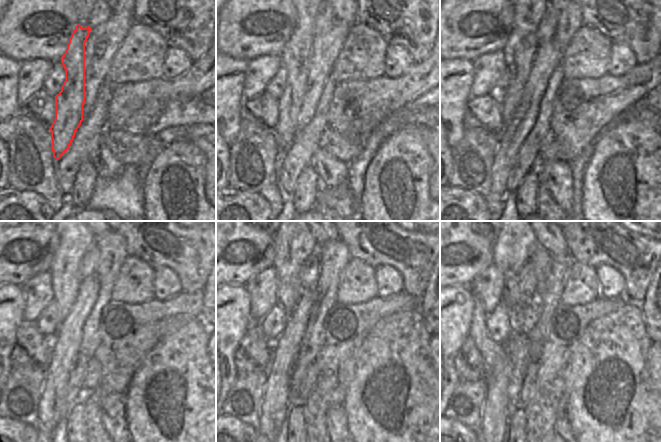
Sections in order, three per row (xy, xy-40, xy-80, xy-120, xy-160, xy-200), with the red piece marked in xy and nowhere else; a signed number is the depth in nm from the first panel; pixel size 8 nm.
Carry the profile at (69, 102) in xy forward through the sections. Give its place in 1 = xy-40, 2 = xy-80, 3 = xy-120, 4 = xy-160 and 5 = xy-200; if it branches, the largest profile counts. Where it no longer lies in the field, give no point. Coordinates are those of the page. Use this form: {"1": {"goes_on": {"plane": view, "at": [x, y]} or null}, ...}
{"1": {"goes_on": {"plane": "xy-40", "at": [295, 56]}}, "2": {"goes_on": {"plane": "xy-80", "at": [521, 46]}}, "3": {"goes_on": {"plane": "xy-120", "at": [65, 279]}}, "4": {"goes_on": {"plane": "xy-160", "at": [287, 262]}}, "5": {"goes_on": {"plane": "xy-200", "at": [509, 260]}}}

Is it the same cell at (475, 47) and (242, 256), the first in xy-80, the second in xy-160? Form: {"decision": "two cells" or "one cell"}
{"decision": "one cell"}

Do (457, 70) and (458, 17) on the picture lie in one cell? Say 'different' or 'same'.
different

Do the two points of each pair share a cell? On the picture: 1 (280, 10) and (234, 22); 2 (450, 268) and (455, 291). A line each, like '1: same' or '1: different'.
1: same
2: different

